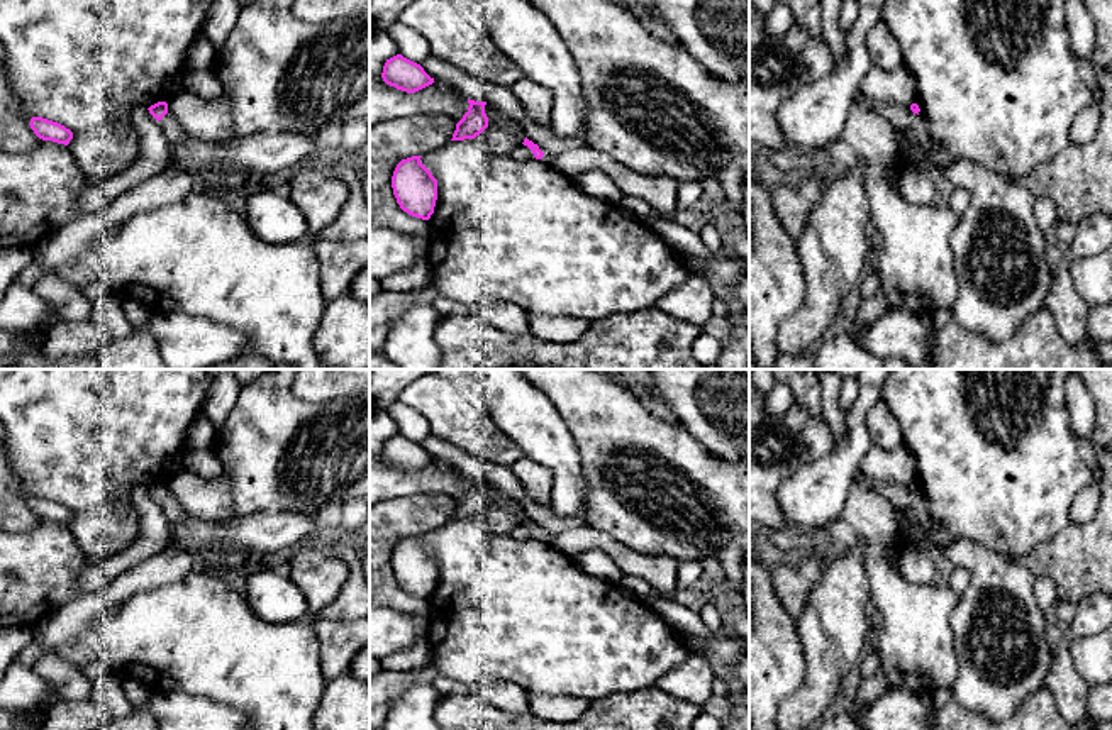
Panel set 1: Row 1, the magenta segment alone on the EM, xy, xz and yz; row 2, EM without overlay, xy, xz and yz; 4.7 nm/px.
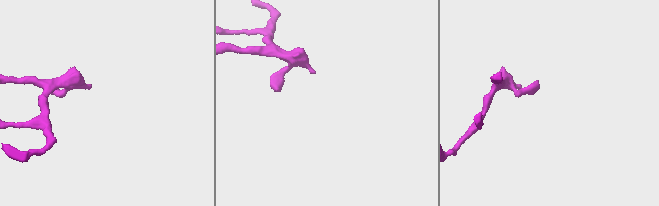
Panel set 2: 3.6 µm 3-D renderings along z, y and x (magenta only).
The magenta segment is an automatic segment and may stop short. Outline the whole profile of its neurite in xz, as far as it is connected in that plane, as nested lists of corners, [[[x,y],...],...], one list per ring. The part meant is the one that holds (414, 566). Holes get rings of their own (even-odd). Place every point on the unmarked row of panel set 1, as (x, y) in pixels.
[[[422,535],[402,539],[392,556],[397,583],[412,596],[429,600],[437,579],[437,559],[420,542]]]

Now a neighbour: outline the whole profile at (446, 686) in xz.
[[[437,676],[432,681],[434,688],[441,693],[441,696],[449,696],[449,694],[471,694],[471,684],[461,683],[451,677],[442,677]]]

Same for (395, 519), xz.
[[[419,493],[370,506],[370,606],[386,606],[407,615],[429,611],[429,600],[400,588],[392,556],[402,539],[432,532],[448,523],[456,501],[444,495]]]

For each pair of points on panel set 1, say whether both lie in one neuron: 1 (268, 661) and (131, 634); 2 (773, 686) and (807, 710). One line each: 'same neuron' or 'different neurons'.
1: same neuron
2: different neurons

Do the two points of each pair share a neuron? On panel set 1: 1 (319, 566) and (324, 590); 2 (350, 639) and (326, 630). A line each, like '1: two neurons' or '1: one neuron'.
1: one neuron
2: one neuron

